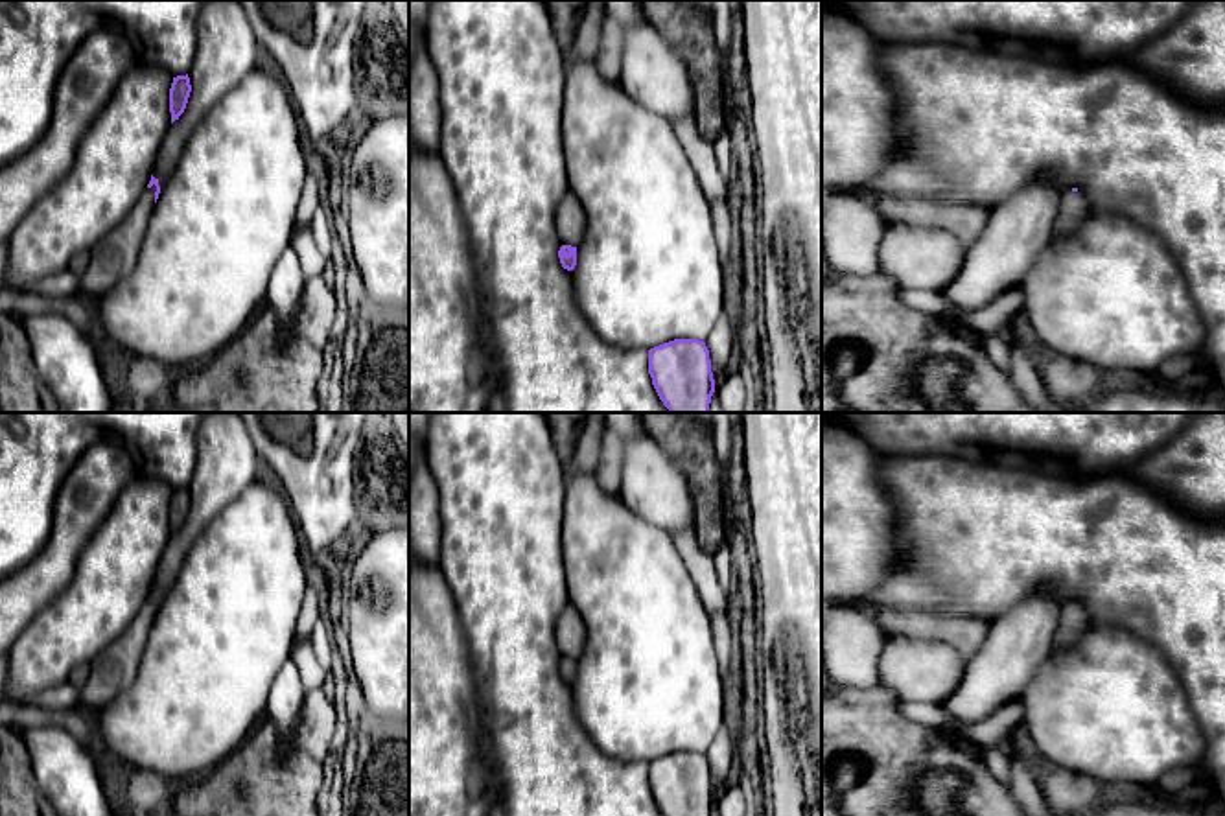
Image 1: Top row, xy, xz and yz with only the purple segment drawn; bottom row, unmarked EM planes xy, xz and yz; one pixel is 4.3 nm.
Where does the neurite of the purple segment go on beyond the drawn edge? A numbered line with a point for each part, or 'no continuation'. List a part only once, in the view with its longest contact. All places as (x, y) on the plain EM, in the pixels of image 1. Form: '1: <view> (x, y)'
1: xy (113, 671)

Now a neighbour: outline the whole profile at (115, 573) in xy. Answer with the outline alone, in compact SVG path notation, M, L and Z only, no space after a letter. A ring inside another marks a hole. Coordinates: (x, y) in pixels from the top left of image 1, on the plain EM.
M134 477L116 497L111 512L94 530L83 547L76 573L68 588L53 599L17 637L7 656L7 687L9 702L22 702L44 689L68 682L68 676L79 667L88 665L99 652L114 643L138 615L151 593L157 567L164 547L171 540L169 501L173 488L157 477Z

